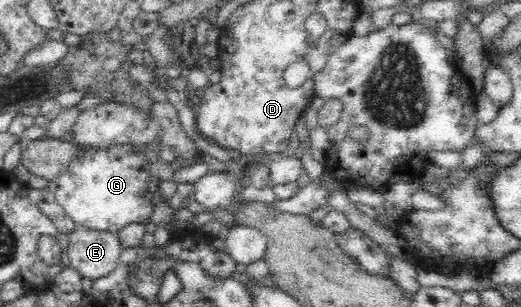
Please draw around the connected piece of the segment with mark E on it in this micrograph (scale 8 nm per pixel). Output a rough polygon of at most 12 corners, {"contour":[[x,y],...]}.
{"contour":[[77,224],[68,233],[70,267],[99,279],[118,266],[118,232]]}

